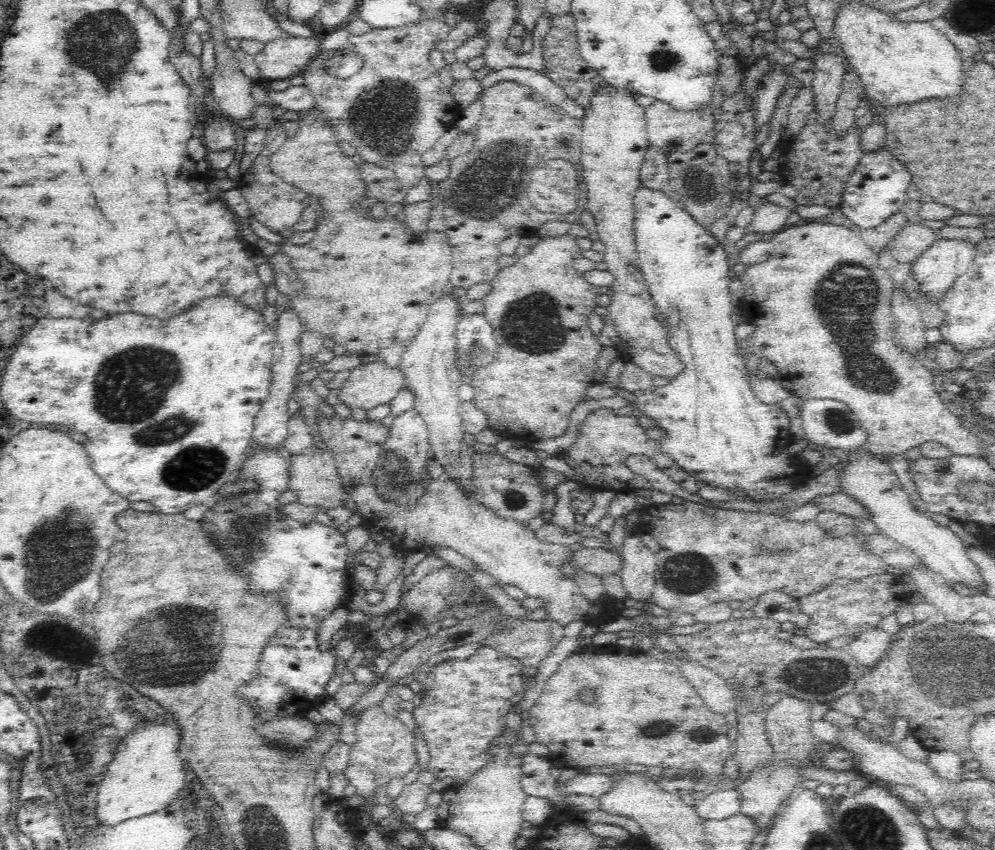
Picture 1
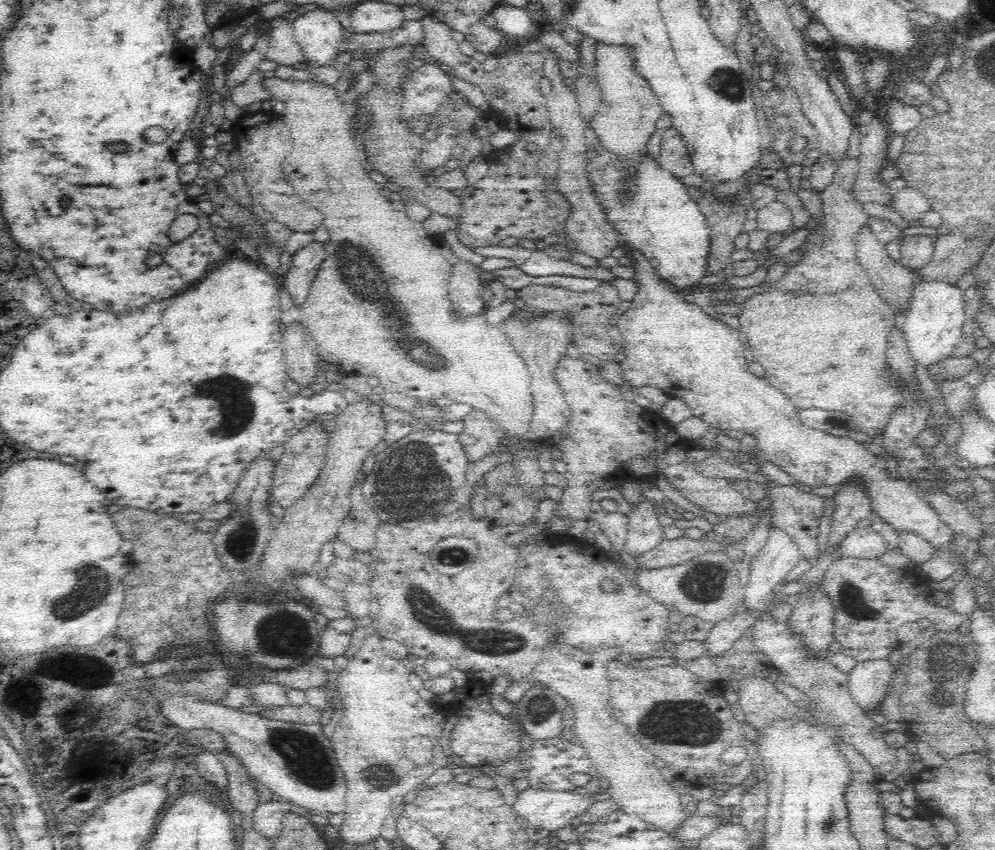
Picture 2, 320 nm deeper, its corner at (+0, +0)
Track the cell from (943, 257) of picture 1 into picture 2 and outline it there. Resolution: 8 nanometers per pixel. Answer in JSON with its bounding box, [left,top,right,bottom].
[902,281,965,370]

